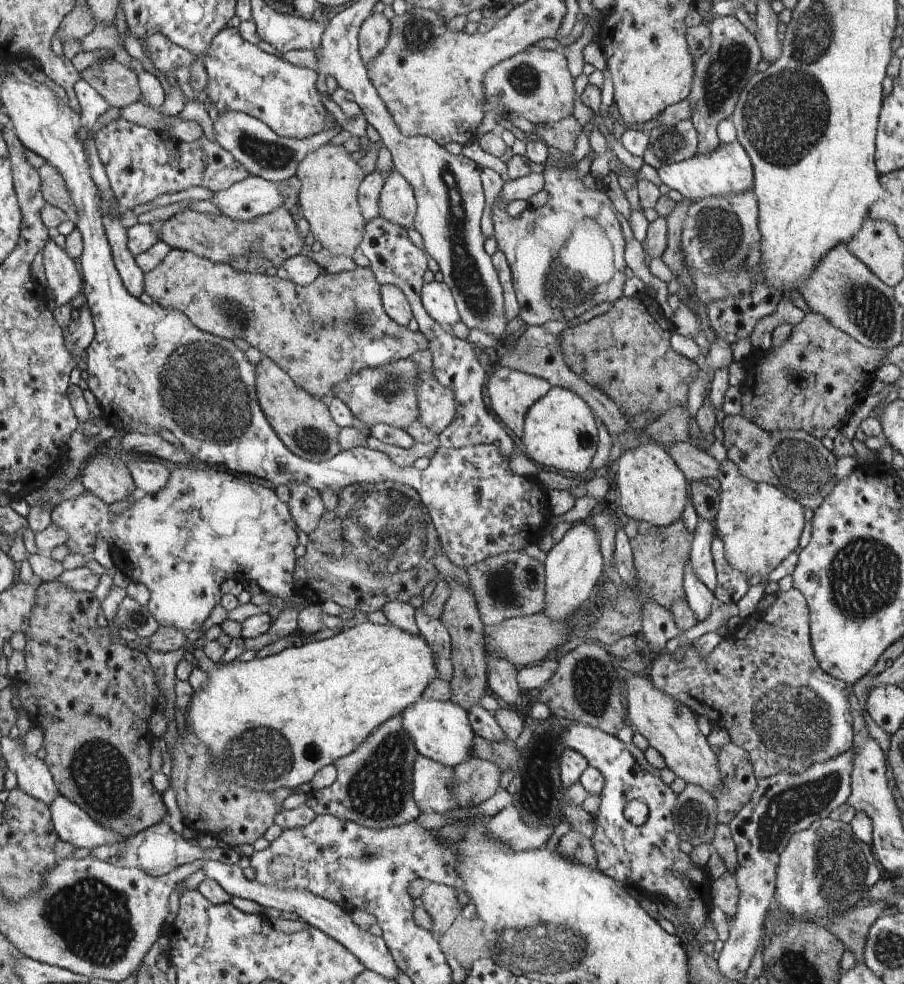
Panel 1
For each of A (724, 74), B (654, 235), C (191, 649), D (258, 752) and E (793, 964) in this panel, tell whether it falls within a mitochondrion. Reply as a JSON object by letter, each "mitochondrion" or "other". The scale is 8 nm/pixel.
{"A":"mitochondrion","B":"other","C":"other","D":"mitochondrion","E":"mitochondrion"}

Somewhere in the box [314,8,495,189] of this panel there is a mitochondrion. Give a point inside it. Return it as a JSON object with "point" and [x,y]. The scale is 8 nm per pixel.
{"point":[418,34]}

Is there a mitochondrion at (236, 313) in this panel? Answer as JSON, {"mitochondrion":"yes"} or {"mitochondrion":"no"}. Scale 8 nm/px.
{"mitochondrion":"yes"}

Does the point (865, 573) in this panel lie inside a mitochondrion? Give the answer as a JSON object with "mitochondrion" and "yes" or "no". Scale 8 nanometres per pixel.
{"mitochondrion":"yes"}

